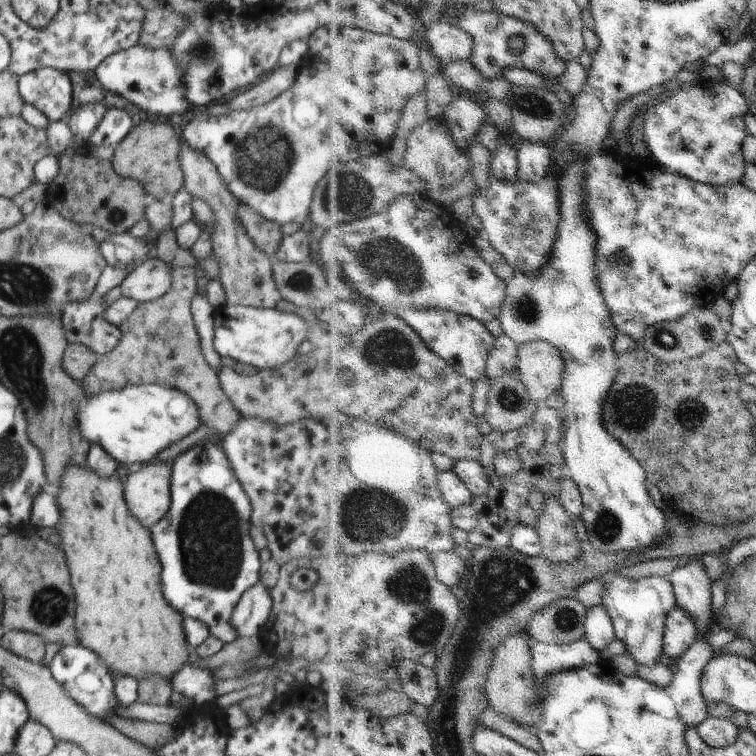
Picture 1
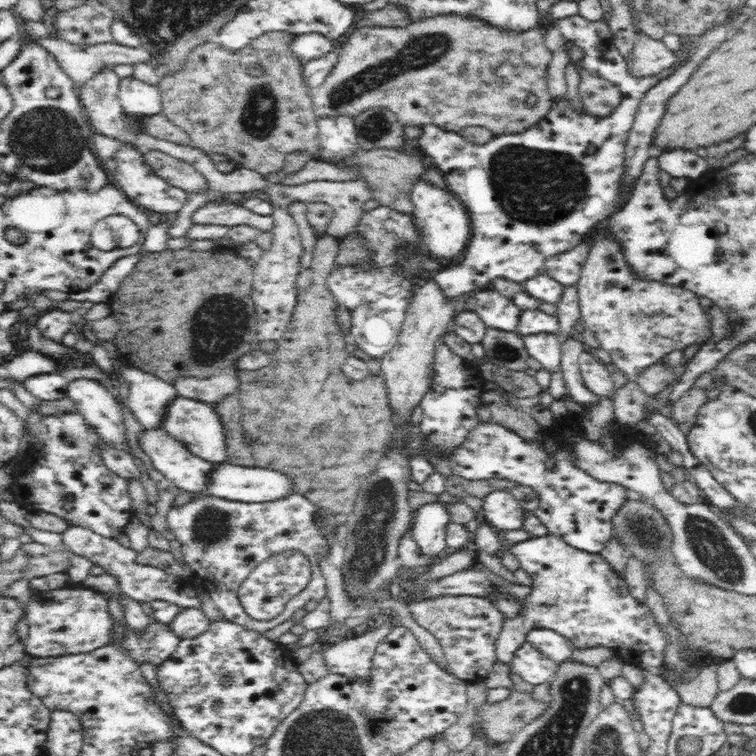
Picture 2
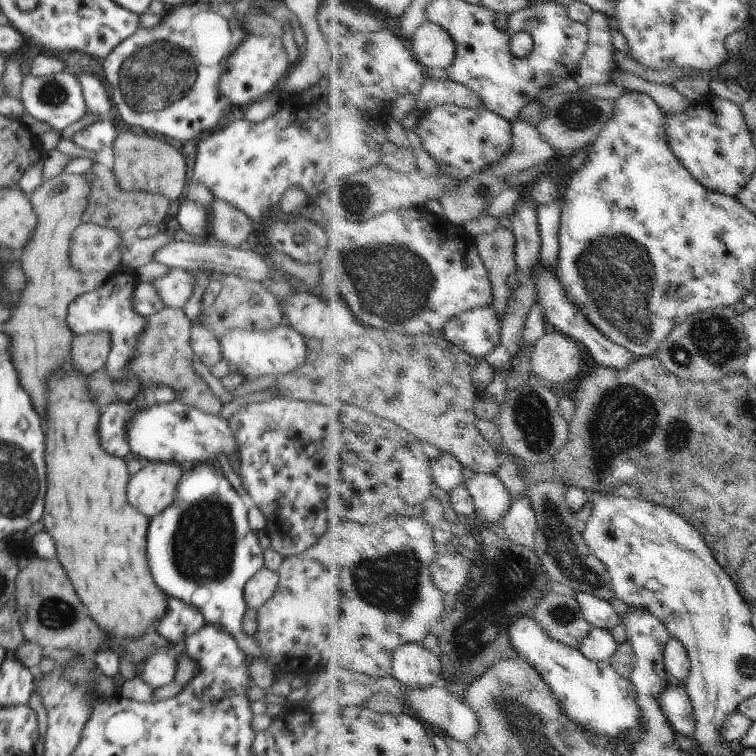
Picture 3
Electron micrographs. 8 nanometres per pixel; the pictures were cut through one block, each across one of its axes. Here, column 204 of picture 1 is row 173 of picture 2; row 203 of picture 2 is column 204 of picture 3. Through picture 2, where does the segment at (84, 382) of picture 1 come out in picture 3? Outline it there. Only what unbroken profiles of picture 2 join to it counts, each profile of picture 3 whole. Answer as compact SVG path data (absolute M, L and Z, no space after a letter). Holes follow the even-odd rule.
M162 308L162 312L147 317L146 328L138 338L134 358L130 362L130 374L122 380L114 380L106 374L106 369L94 373L88 378L90 394L96 398L100 412L110 402L130 402L138 396L138 392L144 386L164 384L170 386L176 392L177 399L188 406L200 409L201 411L220 416L223 405L210 390L206 380L196 374L192 362L195 352L191 347L191 320L183 308Z

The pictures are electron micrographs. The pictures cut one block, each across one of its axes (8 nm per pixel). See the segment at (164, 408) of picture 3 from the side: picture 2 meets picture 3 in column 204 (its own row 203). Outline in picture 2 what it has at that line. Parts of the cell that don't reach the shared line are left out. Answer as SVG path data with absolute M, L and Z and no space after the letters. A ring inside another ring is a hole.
M416 180L410 192L412 211L415 227L421 234L424 250L431 256L438 258L454 258L462 256L471 237L471 220L466 206L452 194L431 185L426 181Z

